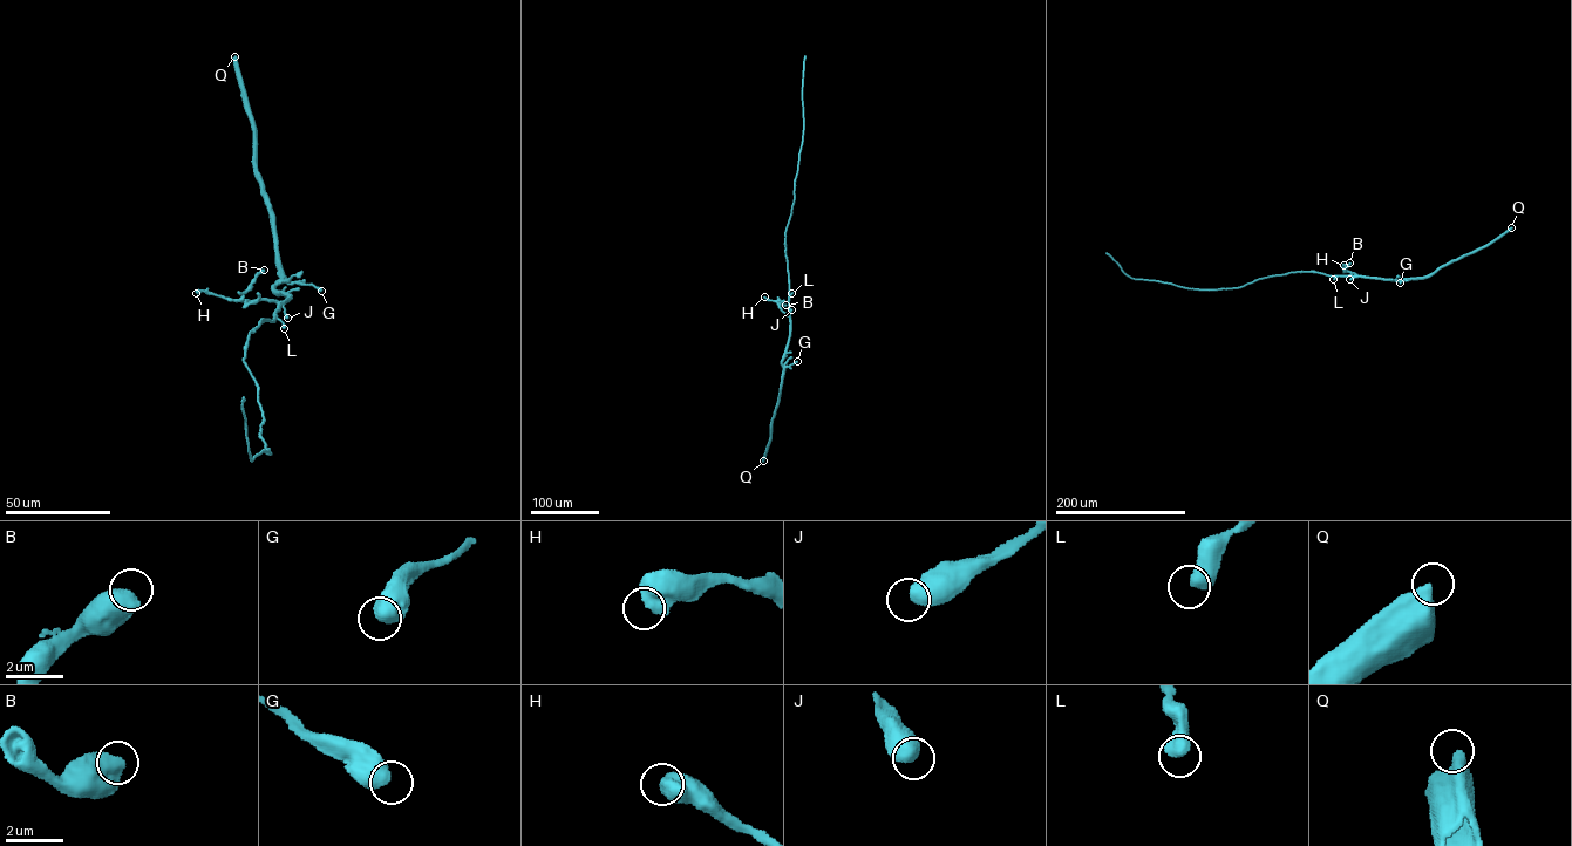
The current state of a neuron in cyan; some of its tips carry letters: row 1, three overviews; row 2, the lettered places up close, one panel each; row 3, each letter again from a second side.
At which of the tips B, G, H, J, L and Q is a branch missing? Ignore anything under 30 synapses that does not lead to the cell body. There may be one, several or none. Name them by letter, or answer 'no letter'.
no letter

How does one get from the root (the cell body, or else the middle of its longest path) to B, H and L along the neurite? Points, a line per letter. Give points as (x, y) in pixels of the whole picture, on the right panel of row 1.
B: (1397, 280), (1359, 277), (1343, 270), (1349, 263)
H: (1397, 280), (1359, 277), (1343, 265)
L: (1397, 280), (1349, 275), (1333, 279)

